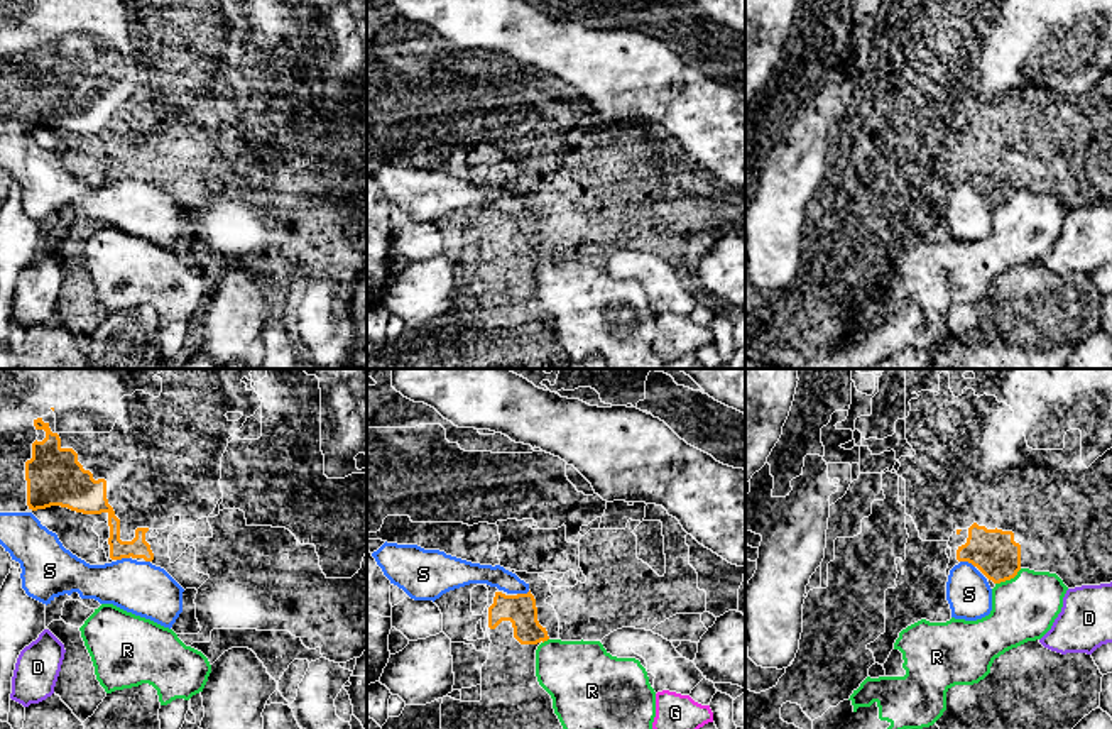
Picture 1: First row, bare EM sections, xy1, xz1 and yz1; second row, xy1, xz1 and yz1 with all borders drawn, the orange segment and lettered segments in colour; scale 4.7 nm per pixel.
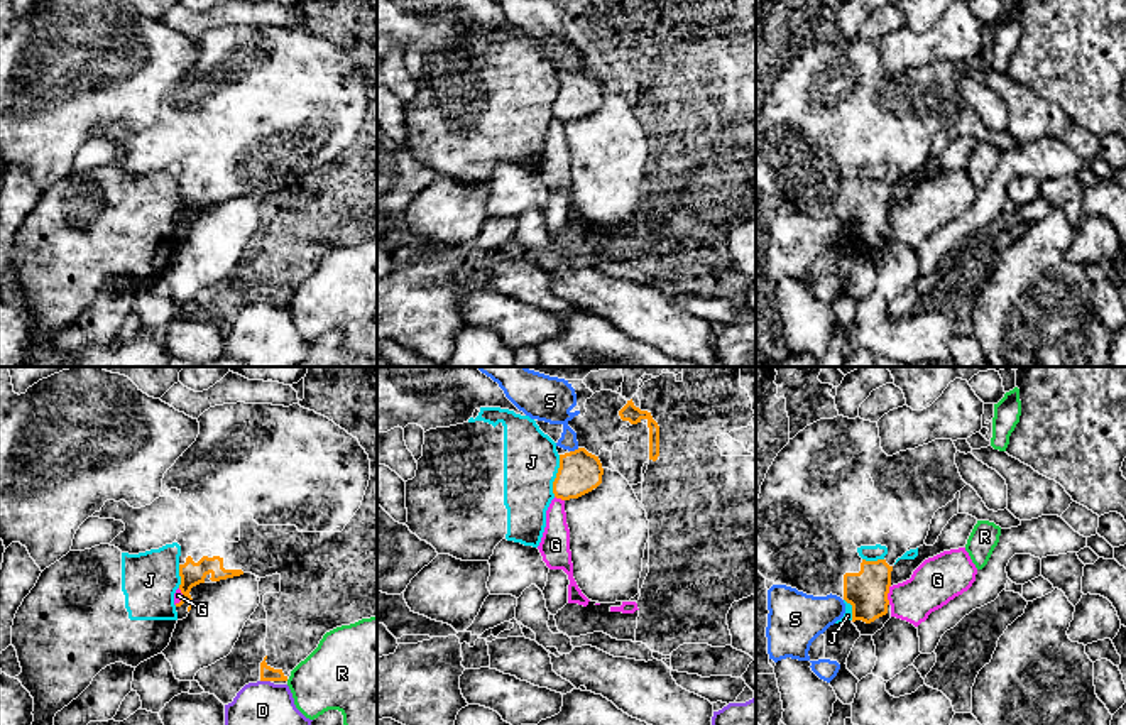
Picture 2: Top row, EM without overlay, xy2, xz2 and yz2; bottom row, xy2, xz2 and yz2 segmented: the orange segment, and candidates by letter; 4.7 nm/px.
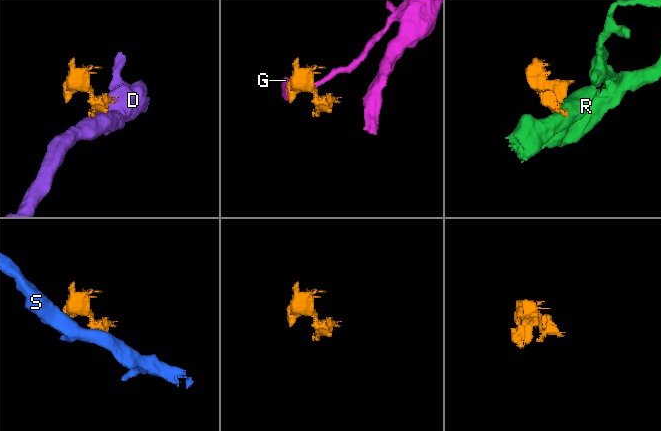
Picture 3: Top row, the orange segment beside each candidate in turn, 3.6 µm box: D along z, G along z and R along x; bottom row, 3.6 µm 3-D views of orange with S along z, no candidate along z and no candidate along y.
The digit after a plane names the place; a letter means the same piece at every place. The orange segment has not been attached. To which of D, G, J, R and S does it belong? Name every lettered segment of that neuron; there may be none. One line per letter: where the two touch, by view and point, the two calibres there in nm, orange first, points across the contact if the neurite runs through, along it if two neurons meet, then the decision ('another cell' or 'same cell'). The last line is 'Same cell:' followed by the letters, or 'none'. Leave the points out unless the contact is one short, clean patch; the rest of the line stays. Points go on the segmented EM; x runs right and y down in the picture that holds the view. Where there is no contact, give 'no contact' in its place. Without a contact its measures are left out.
D: xy2 (266, 680) | 70/200 nm | along xy2 (261, 680), (269, 681) | another cell
G: yz2 (886, 595) | 190/220 nm | along yz2 (890, 585), (888, 604) | another cell
J: xz2 (557, 475) | 200/260 nm | along xz2 (560, 455), (553, 496) | another cell
R: yz1 (1008, 579) | 220/300 nm | along yz1 (1021, 569), (1013, 577), (996, 584) | another cell
S: yz1 (967, 560) | 220/220 nm | another cell
Same cell: none

